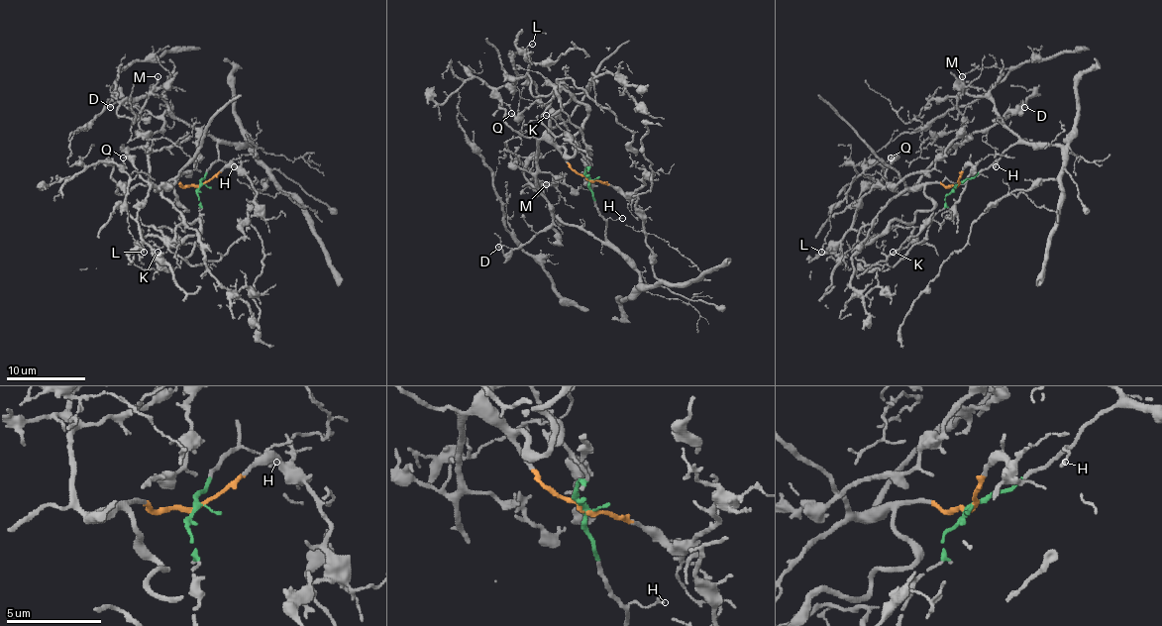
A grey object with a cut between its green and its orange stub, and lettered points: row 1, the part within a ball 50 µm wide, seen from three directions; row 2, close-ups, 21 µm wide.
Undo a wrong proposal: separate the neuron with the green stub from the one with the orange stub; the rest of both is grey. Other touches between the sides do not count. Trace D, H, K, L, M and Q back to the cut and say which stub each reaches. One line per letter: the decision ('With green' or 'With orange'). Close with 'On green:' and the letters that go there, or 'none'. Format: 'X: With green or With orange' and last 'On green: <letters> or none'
D: With orange
H: With green
K: With orange
L: With orange
M: With orange
Q: With orange
On green: H

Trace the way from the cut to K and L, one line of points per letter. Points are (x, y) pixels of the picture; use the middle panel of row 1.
K: (586, 178), (571, 168), (549, 134), (549, 120), (569, 100), (563, 80), (541, 122), (565, 134), (545, 114)
L: (586, 178), (571, 168), (549, 134), (561, 122), (525, 76), (529, 62), (525, 47), (531, 43)

